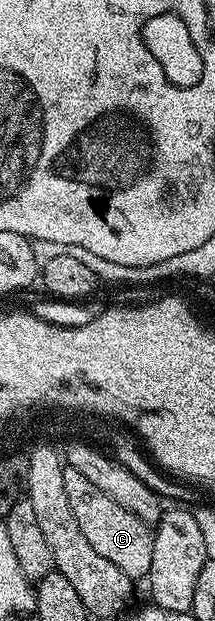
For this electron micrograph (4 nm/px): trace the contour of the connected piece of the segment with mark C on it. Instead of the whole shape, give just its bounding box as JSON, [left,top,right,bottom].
[64,466,154,581]

